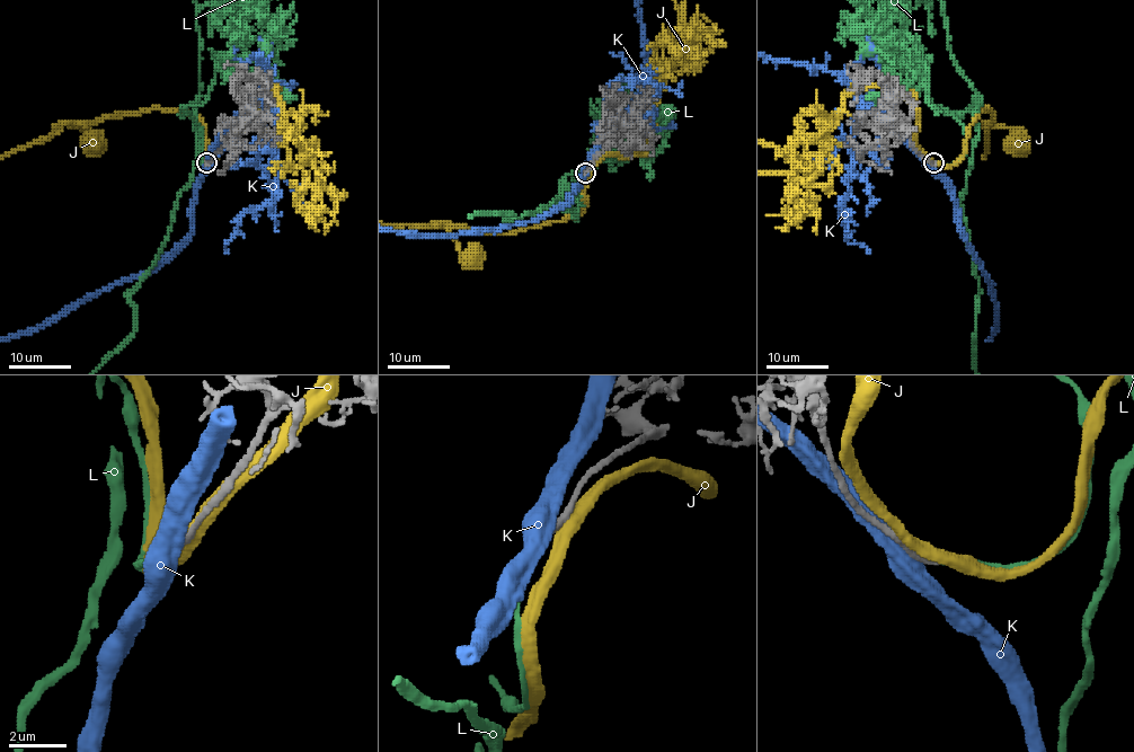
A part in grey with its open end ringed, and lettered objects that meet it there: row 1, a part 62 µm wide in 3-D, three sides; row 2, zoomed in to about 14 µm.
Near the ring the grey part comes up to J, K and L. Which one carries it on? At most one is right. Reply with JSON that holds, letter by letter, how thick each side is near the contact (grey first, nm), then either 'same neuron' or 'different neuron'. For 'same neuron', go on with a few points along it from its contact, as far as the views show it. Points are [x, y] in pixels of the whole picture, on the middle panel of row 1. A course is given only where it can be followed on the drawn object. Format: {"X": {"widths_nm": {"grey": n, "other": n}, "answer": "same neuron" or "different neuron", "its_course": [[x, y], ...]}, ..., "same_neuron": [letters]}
{"J": {"widths_nm": {"grey": 200, "other": 420}, "answer": "different neuron"}, "K": {"widths_nm": {"grey": 280, "other": 550}, "answer": "different neuron"}, "L": {"widths_nm": {"grey": 190, "other": 170}, "answer": "same neuron"}, "same_neuron": ["L"]}

